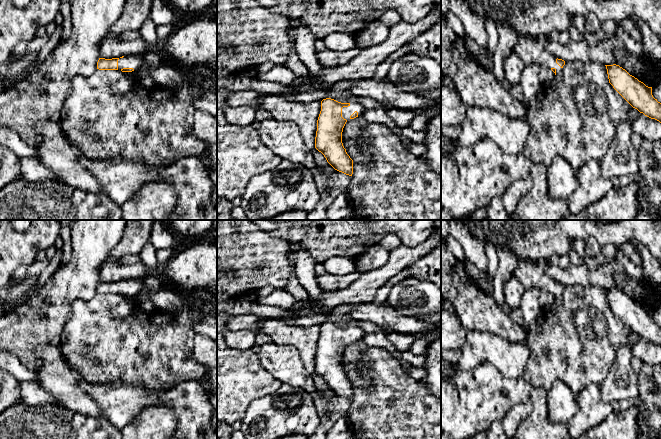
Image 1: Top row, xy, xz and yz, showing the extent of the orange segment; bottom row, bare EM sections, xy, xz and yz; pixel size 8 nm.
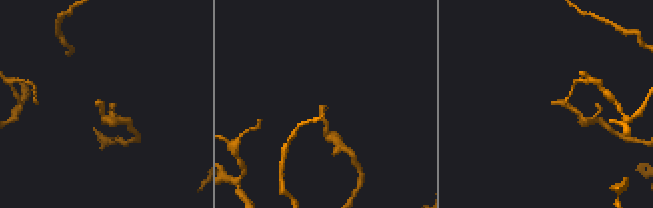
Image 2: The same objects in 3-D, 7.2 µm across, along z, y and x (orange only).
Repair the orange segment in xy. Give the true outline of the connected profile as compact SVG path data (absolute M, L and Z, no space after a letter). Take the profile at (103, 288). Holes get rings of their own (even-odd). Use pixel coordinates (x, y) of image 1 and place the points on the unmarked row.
M128 279L112 283L99 282L97 286L97 293L132 296L137 294L143 286L144 279Z

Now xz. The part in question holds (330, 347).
M343 304L329 312L330 321L321 325L321 335L317 344L315 372L337 395L353 398L353 384L342 367L342 356L347 345L362 340L365 332L361 327L341 327L334 323L338 318L350 318L352 304Z

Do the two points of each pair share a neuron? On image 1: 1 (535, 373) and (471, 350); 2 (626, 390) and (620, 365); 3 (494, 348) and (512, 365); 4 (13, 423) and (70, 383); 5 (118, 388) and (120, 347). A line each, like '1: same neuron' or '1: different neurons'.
1: different neurons
2: same neuron
3: same neuron
4: different neurons
5: different neurons

